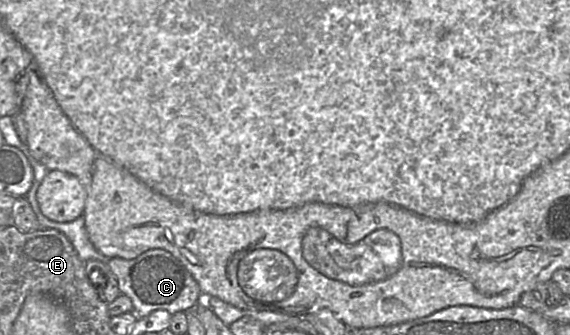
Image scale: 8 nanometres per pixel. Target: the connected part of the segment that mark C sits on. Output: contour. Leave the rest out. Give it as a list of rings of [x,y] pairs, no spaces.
[[[154,248],[134,259],[110,258],[107,263],[116,276],[122,294],[132,301],[135,317],[145,317],[156,310],[170,314],[192,311],[201,294],[200,287],[186,267],[170,252]]]

